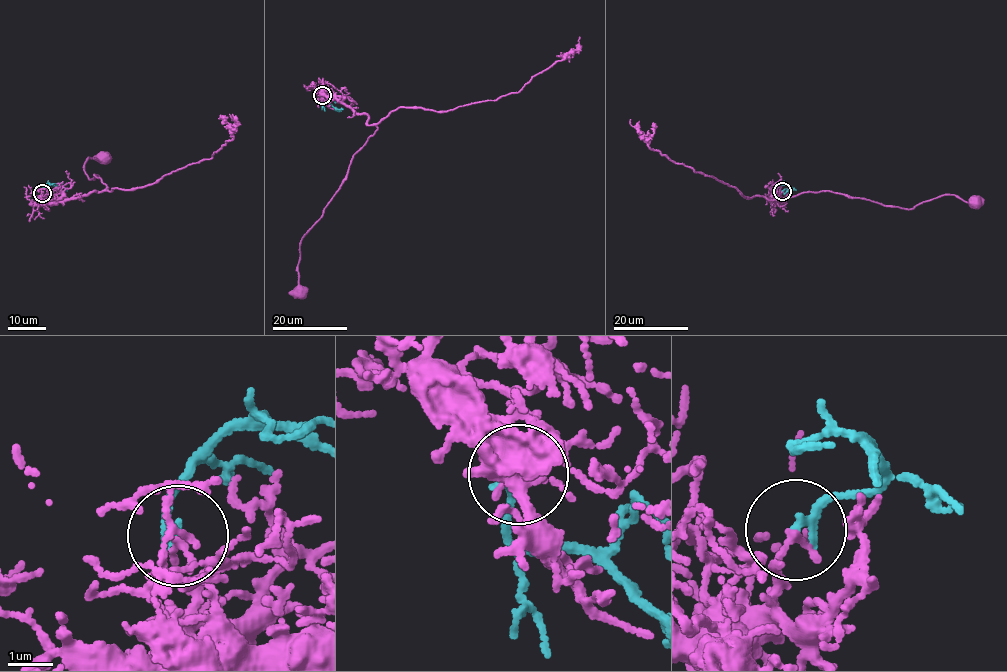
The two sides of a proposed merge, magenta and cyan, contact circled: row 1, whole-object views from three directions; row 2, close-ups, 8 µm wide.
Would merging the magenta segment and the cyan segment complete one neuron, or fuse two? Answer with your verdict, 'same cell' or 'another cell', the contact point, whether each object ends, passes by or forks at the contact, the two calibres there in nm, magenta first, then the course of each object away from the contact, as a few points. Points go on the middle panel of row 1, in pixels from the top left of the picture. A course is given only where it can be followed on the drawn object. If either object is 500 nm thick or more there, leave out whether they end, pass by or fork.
another cell; at (322, 95); magenta ends there; cyan ends there; 170 nm thick on the magenta side, 220 nm on the other; magenta runs (322, 96), (367, 115), (376, 130), (353, 155), (347, 178), (302, 238), (300, 292); cyan runs (322, 96), (322, 101), (343, 109)

